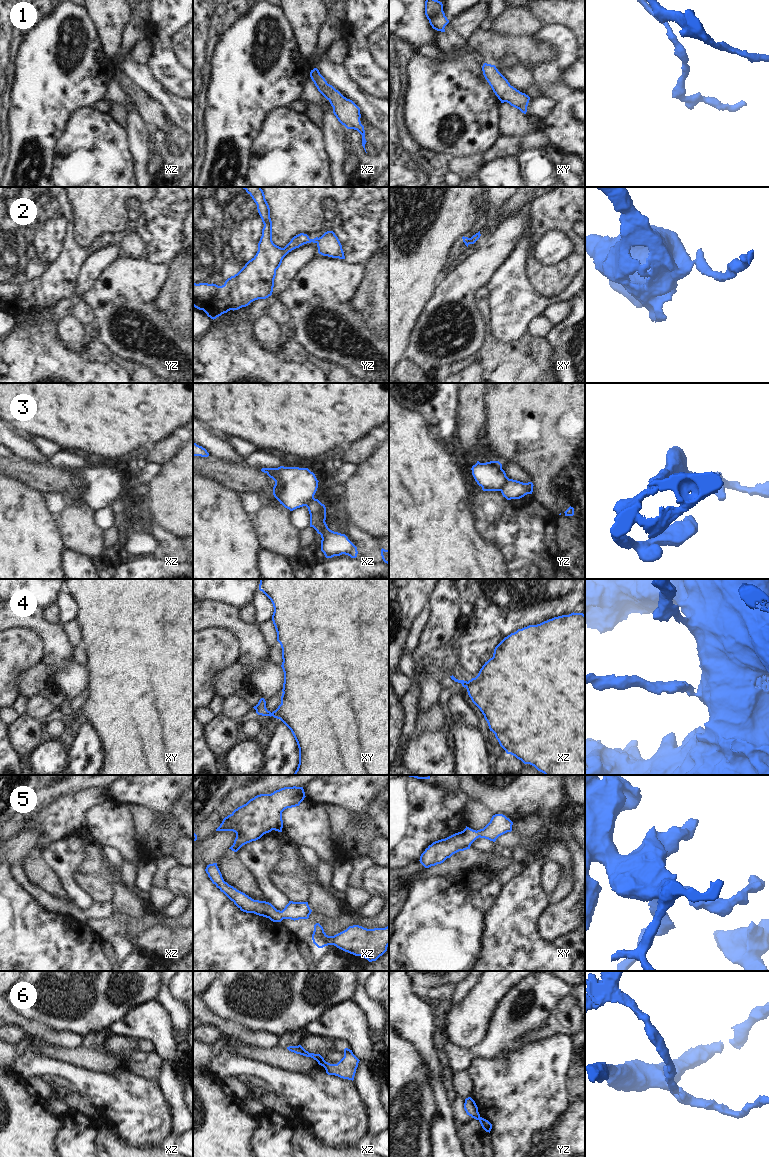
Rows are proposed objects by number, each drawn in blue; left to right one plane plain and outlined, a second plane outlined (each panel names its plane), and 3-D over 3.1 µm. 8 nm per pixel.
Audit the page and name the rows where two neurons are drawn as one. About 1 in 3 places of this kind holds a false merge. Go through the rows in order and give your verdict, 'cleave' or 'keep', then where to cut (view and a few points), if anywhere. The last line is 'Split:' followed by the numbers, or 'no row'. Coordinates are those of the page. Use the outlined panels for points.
1: keep | no cut
2: cleave | yz (319, 238), (316, 242)
3: cleave | yz (509, 479), (500, 490)
4: keep | no cut
5: keep | no cut
6: cleave | xz (323, 1059), (318, 1062)
Split: 2, 3, 6

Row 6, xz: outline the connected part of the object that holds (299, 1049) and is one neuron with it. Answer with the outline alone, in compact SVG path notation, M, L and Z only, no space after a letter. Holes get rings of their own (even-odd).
M301 1045L289 1046L289 1047L287 1047L287 1049L291 1052L296 1053L296 1054L300 1054L300 1055L303 1055L303 1056L306 1056L306 1057L311 1057L314 1060L316 1060L317 1062L320 1062L320 1061L324 1060L324 1058L320 1054L309 1053Z

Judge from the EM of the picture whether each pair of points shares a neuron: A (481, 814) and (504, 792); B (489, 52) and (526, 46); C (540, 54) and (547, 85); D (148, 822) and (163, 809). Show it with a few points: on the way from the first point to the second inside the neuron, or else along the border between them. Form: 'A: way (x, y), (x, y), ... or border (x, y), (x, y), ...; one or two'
A: border (468, 798), (479, 801), (493, 814); two
B: way (498, 46), (517, 46); one
C: border (556, 48), (550, 60), (530, 70); two
D: border (134, 804), (148, 809), (159, 828), (175, 819); two

